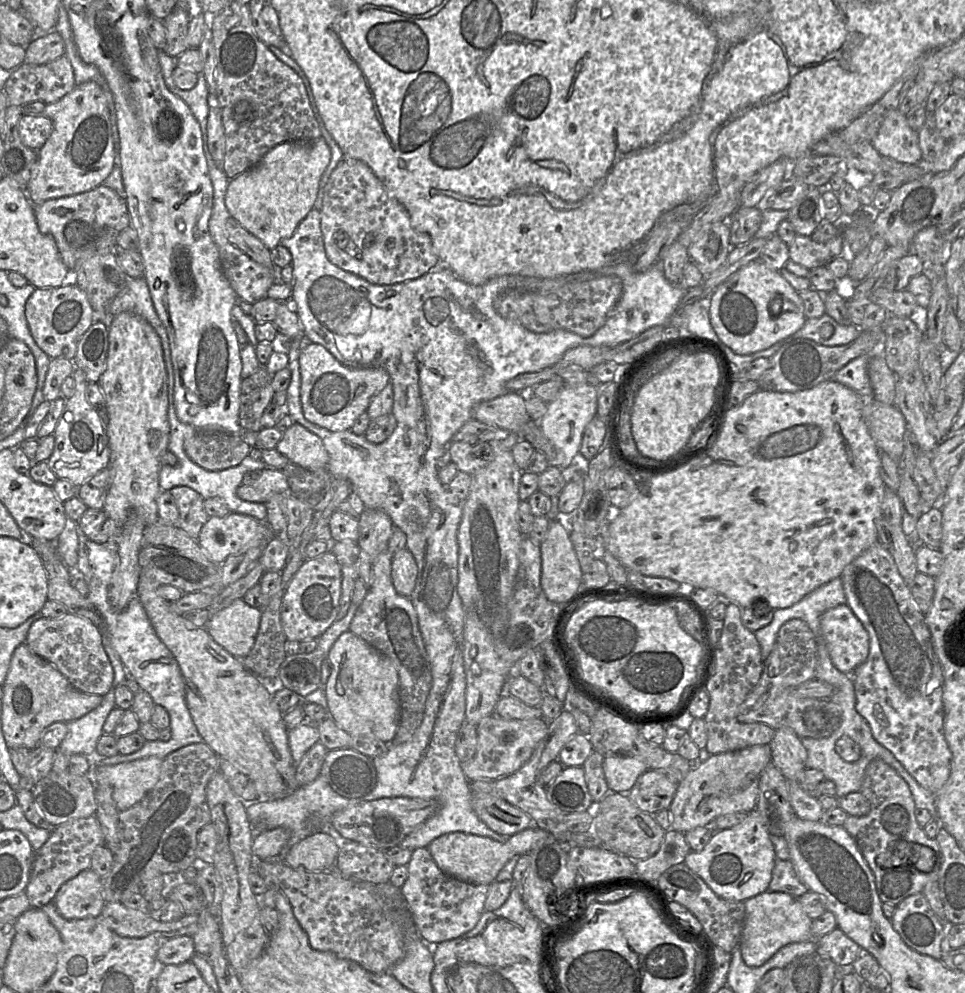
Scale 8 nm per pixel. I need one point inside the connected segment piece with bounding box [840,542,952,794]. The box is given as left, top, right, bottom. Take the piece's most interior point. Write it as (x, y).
(898, 689)

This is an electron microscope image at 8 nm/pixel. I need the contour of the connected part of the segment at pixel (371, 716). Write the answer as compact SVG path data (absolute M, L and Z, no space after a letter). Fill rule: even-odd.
M350 631L339 636L327 659L331 673L323 689L329 717L350 736L375 736L391 743L401 716L399 676L393 662Z

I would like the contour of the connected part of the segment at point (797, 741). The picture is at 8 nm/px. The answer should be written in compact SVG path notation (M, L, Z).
M788 728L775 730L769 743L772 751L772 762L788 780L799 780L799 774L806 769L807 750L800 737Z

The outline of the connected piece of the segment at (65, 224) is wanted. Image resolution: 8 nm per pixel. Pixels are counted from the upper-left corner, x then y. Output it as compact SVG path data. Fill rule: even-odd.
M104 184L83 193L34 205L34 214L40 232L53 237L70 272L94 255L113 253L119 234L130 225L125 198Z

